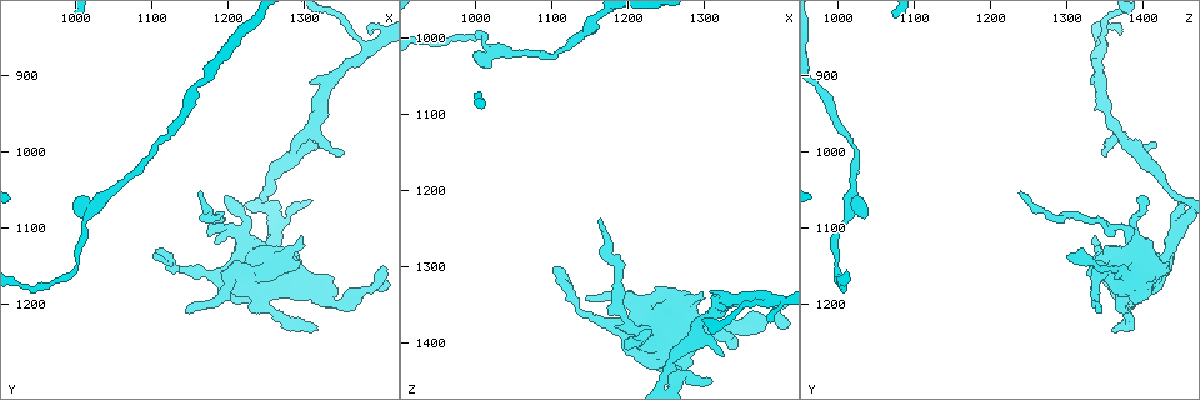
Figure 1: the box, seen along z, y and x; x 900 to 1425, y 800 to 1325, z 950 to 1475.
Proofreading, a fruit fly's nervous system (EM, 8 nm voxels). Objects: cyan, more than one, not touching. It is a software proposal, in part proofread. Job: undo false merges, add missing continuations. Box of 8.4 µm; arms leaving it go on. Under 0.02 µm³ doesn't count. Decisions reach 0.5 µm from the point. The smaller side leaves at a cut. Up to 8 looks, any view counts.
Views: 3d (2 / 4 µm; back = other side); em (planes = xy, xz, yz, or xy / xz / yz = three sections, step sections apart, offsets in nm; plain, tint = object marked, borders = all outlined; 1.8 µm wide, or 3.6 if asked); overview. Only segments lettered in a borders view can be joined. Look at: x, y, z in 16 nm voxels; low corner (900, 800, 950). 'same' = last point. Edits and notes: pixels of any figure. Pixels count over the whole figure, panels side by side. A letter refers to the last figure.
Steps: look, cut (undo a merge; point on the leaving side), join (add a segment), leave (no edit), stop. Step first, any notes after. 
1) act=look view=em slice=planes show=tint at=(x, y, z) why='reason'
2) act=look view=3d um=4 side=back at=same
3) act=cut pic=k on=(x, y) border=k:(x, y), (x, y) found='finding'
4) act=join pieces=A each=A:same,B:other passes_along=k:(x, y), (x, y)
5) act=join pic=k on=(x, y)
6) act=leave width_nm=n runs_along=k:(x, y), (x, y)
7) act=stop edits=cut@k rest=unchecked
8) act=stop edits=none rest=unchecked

act=look view=em slice=xz step=16 show=borders at=(1315, 1230, 1355) why='free end'

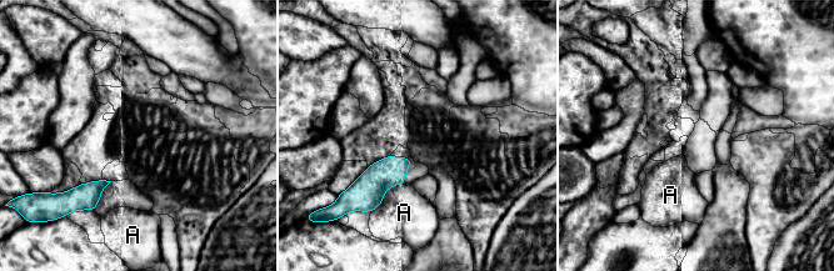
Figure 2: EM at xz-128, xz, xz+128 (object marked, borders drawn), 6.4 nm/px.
act=look view=em slice=planes show=borders at=same why='another direction'

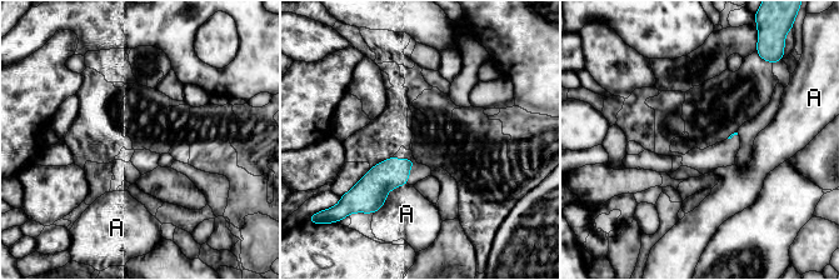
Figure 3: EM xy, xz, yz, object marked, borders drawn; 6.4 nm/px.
act=leave each=A:other border=3:(409, 184), (389, 190), (373, 213) found='none of them fits'

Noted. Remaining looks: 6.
act=look view=em um=3.6 slice=yz step=4 show=borders at=(1190, 1165, 1380) why='sharp bend'

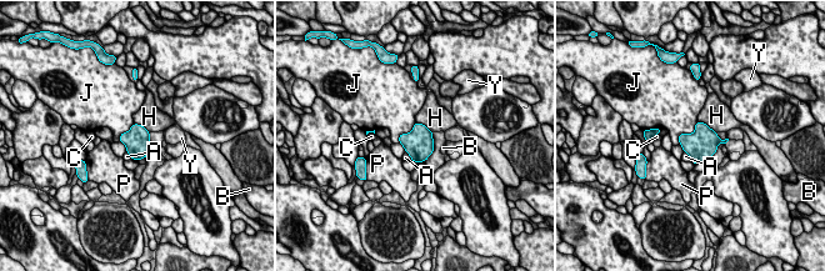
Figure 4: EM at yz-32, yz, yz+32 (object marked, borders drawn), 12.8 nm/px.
act=look view=em um=3.6 slice=planes show=borders at=same why='cut it another way'

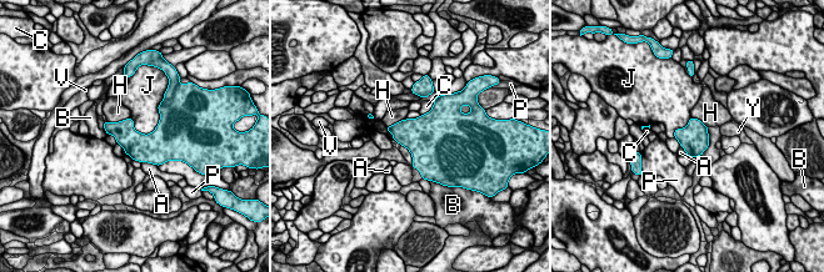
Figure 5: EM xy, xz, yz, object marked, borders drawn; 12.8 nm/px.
act=leave longest_contact=J:480nm each=A:other,B:other,C:other,H:other,J:other,P:other,V:other,Y:other found='one neuron here'

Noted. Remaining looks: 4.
act=look view=em slice=planes show=plain at=(1105, 1140, 1305)

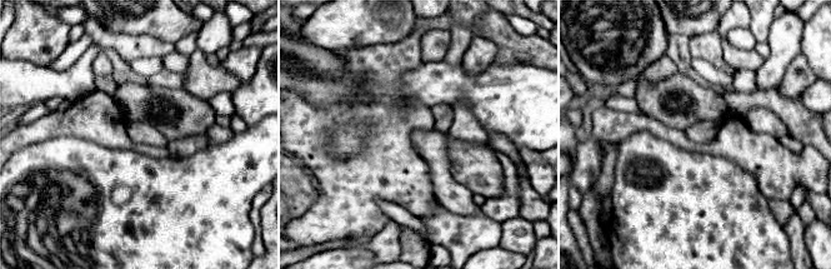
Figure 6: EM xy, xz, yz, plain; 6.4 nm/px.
act=look view=em slice=planes show=borders at=same

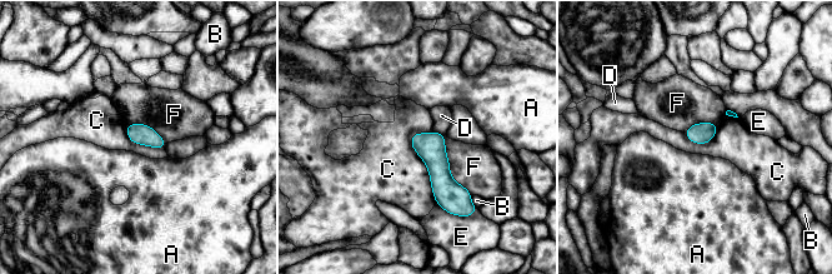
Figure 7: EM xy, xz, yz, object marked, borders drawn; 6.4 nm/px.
act=leave width_nm=130 each=A:other,B:other,C:other,D:other,E:other,F:other runs_along=7:(415, 136), (435, 157), (456, 204) found='no lettered segment goes on from it'

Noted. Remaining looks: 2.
act=stop edits=none rest=unchecked

